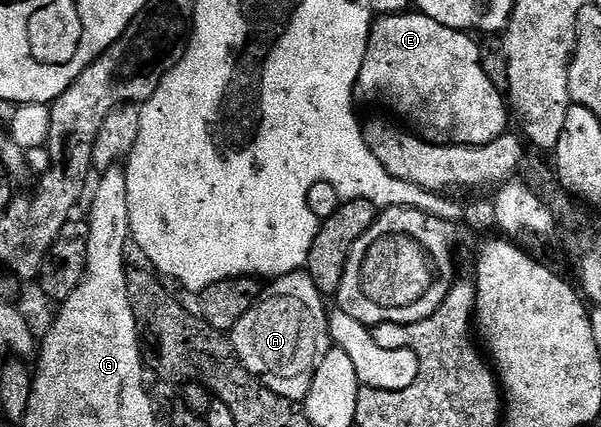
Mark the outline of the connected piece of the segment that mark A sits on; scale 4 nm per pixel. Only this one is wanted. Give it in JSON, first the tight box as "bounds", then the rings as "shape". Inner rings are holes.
{"bounds":[232,271,332,403],"shape":[[[299,271],[276,277],[232,331],[232,344],[243,367],[264,387],[295,403],[305,402],[316,367],[324,363],[324,355],[332,347],[328,308],[322,301],[324,295],[309,273]]]}

